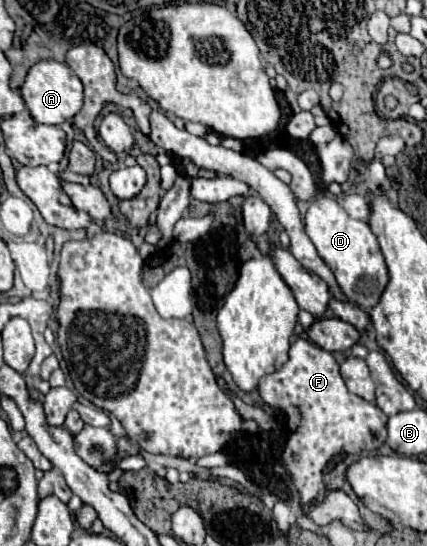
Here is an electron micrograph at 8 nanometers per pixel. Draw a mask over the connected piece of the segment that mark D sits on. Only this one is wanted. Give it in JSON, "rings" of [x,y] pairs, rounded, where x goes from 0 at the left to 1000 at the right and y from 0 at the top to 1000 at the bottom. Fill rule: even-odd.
{"rings":[[[752,359],[728,370],[719,392],[714,392],[714,425],[738,447],[747,469],[761,476],[770,491],[789,502],[789,516],[803,531],[803,538],[845,560],[855,571],[864,571],[883,553],[888,542],[911,513],[906,487],[897,476],[897,465],[883,447],[883,432],[869,425],[864,410],[850,403],[822,399],[789,366]]]}

